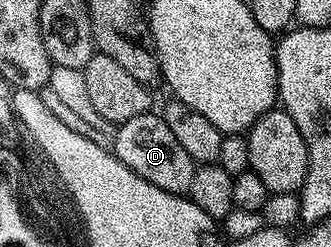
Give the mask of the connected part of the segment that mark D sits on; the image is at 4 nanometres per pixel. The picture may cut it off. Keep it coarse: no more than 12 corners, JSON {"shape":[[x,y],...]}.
{"shape":[[150,111],[111,152],[154,190],[188,194],[195,162]]}

